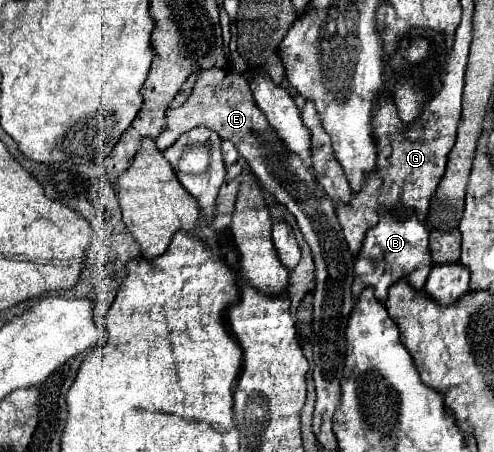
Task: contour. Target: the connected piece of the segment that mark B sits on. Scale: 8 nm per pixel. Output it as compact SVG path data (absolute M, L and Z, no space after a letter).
M388 211L388 213L380 213L378 217L380 217L378 223L366 231L362 249L354 257L354 285L352 285L352 293L358 295L364 287L370 285L374 289L374 295L384 303L386 295L388 295L388 287L400 277L406 277L414 289L422 289L424 281L426 281L426 277L430 273L430 267L432 267L432 257L430 257L430 249L428 249L428 227L422 221L418 221L416 215L408 217L404 213Z

